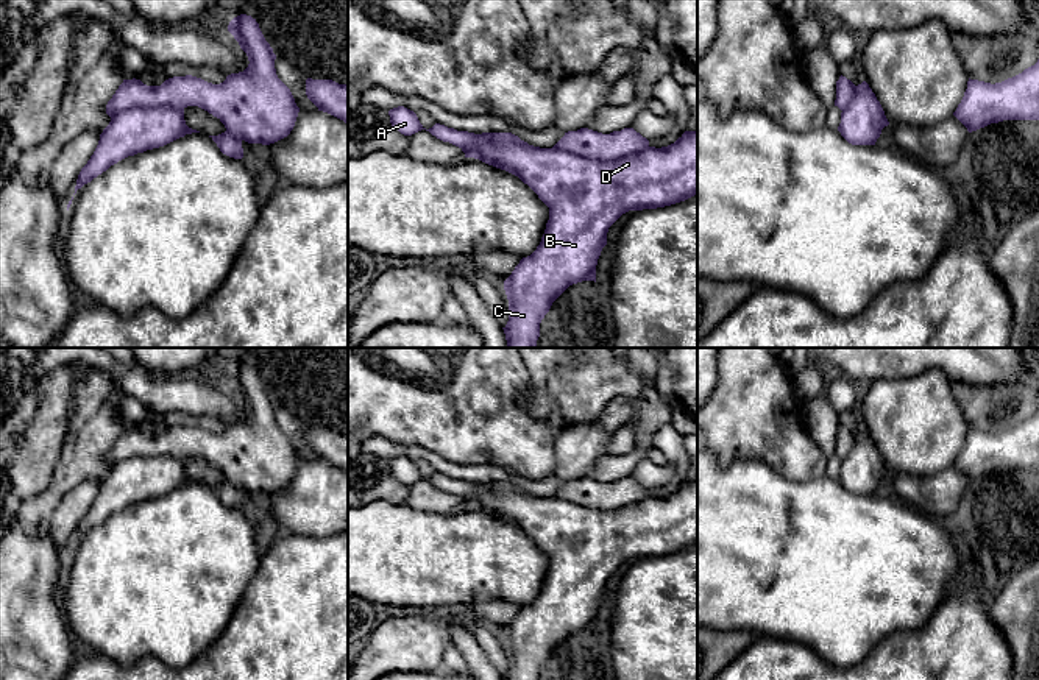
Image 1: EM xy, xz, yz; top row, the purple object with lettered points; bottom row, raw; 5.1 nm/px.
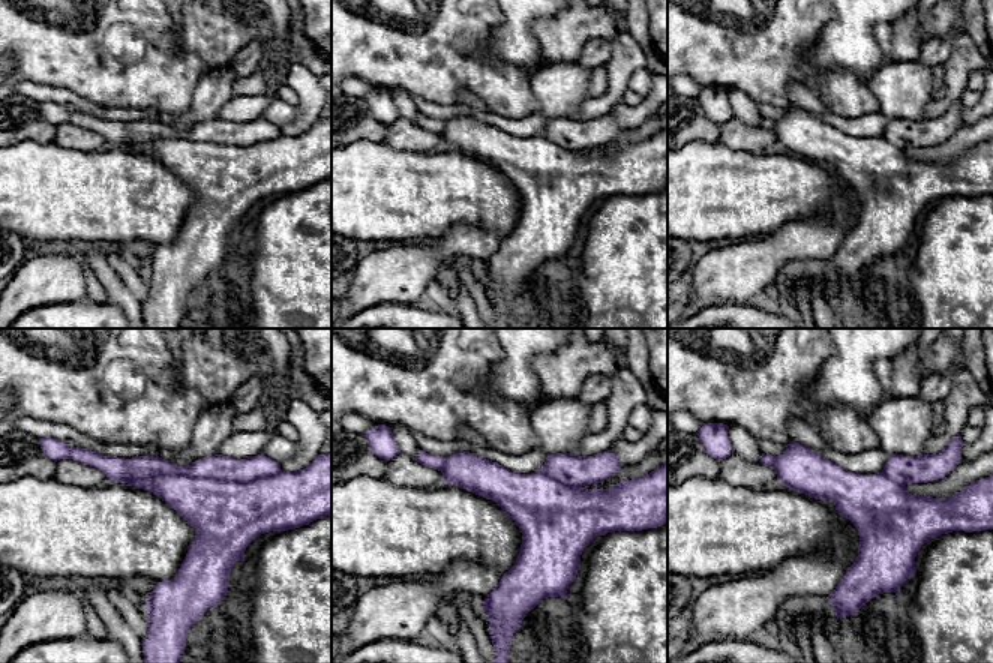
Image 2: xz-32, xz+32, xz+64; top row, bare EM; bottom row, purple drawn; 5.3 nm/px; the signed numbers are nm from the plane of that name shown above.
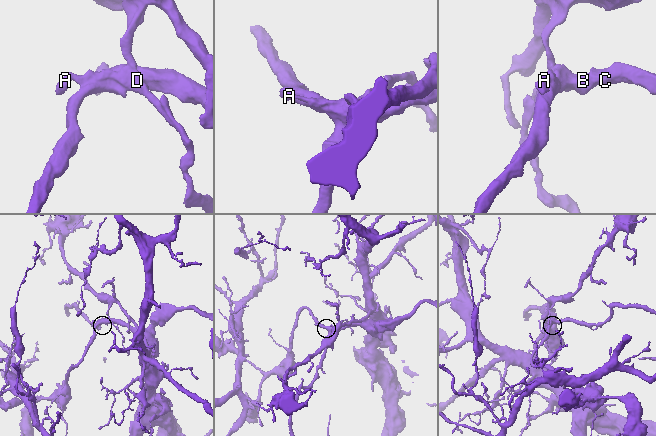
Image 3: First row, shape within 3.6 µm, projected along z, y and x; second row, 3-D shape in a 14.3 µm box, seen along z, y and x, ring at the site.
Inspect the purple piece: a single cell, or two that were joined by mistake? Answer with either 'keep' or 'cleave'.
cleave

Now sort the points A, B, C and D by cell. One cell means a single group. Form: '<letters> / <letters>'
A / B C D

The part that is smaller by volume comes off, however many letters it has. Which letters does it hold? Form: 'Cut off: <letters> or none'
Cut off: B, C, D

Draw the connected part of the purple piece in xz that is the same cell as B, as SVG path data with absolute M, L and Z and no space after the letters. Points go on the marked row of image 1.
M685 131L668 147L647 147L610 161L588 159L557 148L499 142L495 133L476 136L471 158L518 176L549 207L540 245L504 281L509 321L502 329L509 348L537 348L540 323L552 303L573 284L596 282L596 265L607 245L608 228L622 214L671 206L697 195L697 131Z

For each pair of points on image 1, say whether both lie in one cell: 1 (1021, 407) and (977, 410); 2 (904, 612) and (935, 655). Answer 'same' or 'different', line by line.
1: same
2: different

